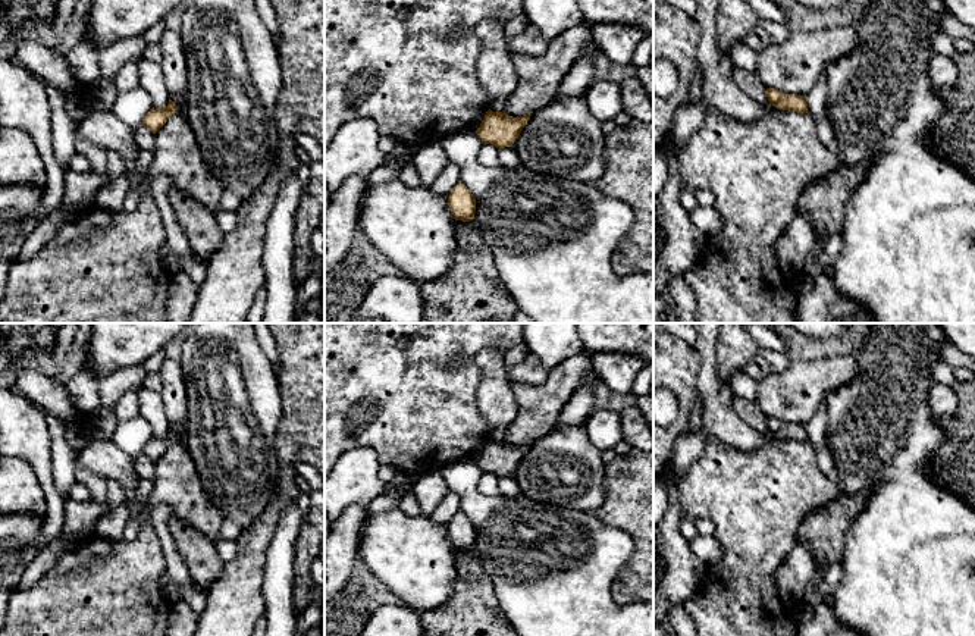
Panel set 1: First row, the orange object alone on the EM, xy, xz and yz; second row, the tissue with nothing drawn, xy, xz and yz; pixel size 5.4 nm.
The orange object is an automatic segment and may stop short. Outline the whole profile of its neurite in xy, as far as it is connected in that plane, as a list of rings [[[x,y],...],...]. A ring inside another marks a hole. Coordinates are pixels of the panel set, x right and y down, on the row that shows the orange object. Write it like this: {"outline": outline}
{"outline": [[[169,98],[169,103],[164,109],[151,109],[145,118],[142,125],[150,129],[153,134],[156,134],[166,122],[167,119],[173,115],[178,113],[178,106],[175,101]]]}

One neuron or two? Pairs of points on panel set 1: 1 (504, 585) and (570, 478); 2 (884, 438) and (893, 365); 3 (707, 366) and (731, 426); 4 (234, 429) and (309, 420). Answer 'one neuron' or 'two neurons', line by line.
1: two neurons
2: one neuron
3: one neuron
4: two neurons

